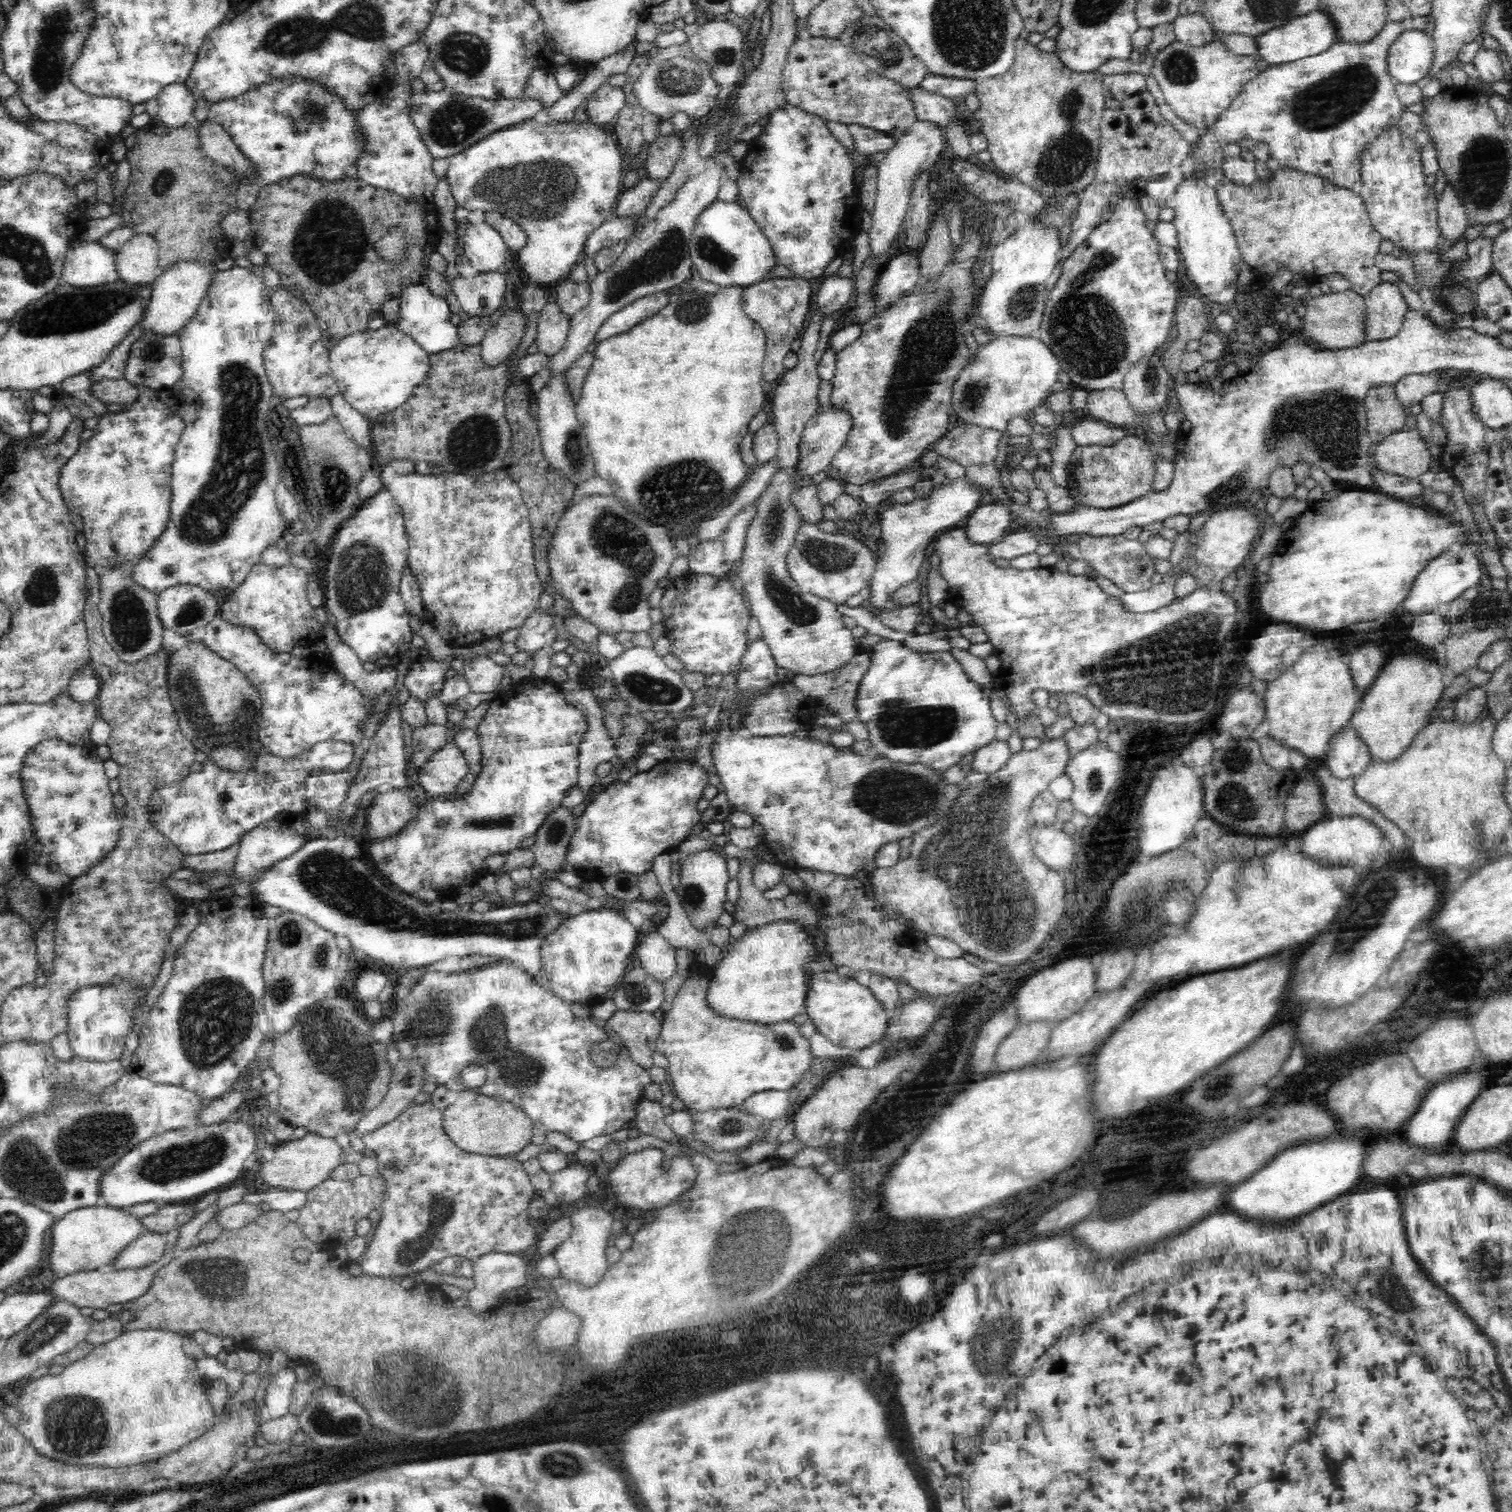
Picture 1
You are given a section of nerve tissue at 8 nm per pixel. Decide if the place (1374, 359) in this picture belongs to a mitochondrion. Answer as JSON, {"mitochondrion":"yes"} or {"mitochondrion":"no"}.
{"mitochondrion":"no"}

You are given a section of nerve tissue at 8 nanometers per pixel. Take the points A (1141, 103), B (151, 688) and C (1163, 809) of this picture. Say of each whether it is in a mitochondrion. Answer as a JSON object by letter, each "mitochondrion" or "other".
{"A":"other","B":"mitochondrion","C":"other"}

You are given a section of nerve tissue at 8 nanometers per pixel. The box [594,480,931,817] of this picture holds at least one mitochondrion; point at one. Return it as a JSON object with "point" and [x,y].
{"point":[801,614]}

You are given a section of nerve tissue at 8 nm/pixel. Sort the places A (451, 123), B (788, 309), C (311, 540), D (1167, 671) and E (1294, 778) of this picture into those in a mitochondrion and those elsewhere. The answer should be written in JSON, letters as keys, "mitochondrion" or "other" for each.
{"A":"mitochondrion","B":"other","C":"other","D":"mitochondrion","E":"other"}

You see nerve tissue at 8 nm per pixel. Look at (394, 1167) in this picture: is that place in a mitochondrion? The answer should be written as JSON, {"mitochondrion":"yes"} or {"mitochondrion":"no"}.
{"mitochondrion":"yes"}

